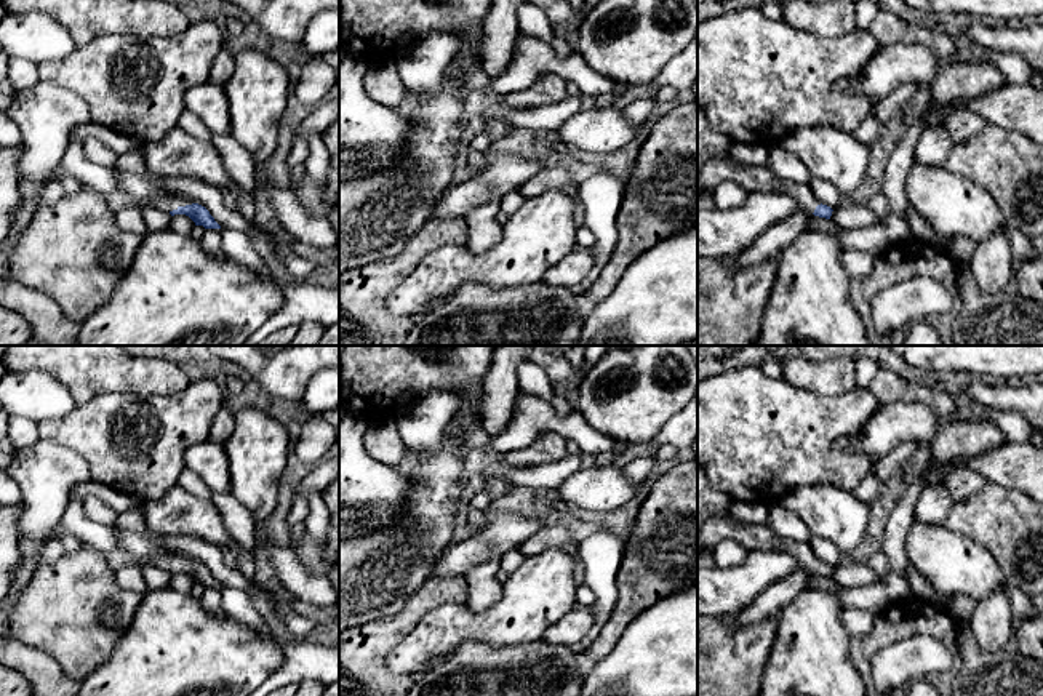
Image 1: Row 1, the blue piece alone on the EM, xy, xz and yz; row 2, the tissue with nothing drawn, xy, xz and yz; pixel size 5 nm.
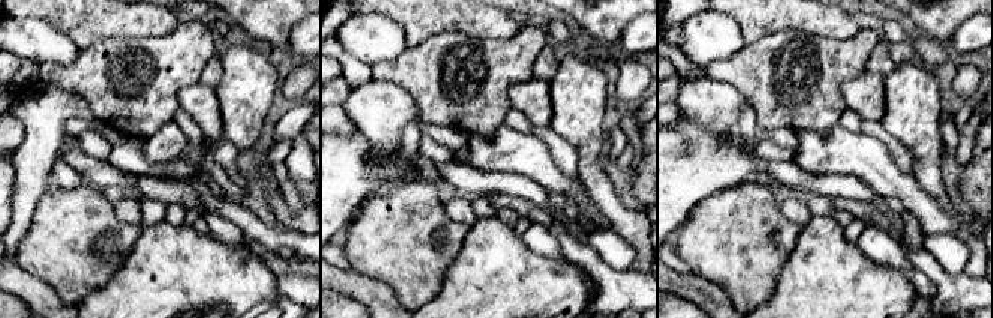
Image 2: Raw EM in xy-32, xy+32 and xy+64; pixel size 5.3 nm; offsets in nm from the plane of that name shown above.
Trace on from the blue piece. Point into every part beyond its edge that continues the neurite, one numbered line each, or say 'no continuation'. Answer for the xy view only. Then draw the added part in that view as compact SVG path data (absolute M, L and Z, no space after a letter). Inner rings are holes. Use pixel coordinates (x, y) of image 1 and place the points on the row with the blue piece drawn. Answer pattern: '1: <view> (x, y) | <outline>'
1: xy (163, 202) | M154 194L147 203L165 213L170 213L173 210L178 210L179 206L192 205L195 202L178 195Z

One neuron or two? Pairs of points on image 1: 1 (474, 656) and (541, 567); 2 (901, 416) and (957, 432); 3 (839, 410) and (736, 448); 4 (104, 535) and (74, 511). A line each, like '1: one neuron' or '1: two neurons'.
1: two neurons
2: two neurons
3: one neuron
4: one neuron

